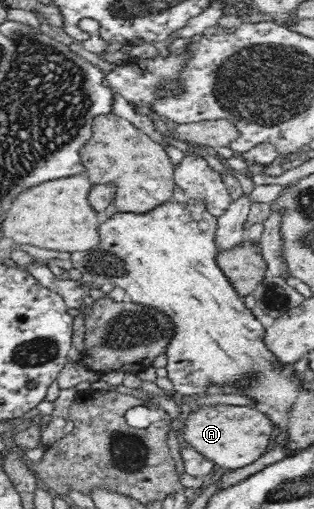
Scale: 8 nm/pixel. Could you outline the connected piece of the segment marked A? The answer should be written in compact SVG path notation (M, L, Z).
M217 404L202 406L196 411L191 411L181 426L180 438L188 446L214 465L231 470L242 469L254 463L260 456L264 456L264 448L270 442L268 418L256 410Z

